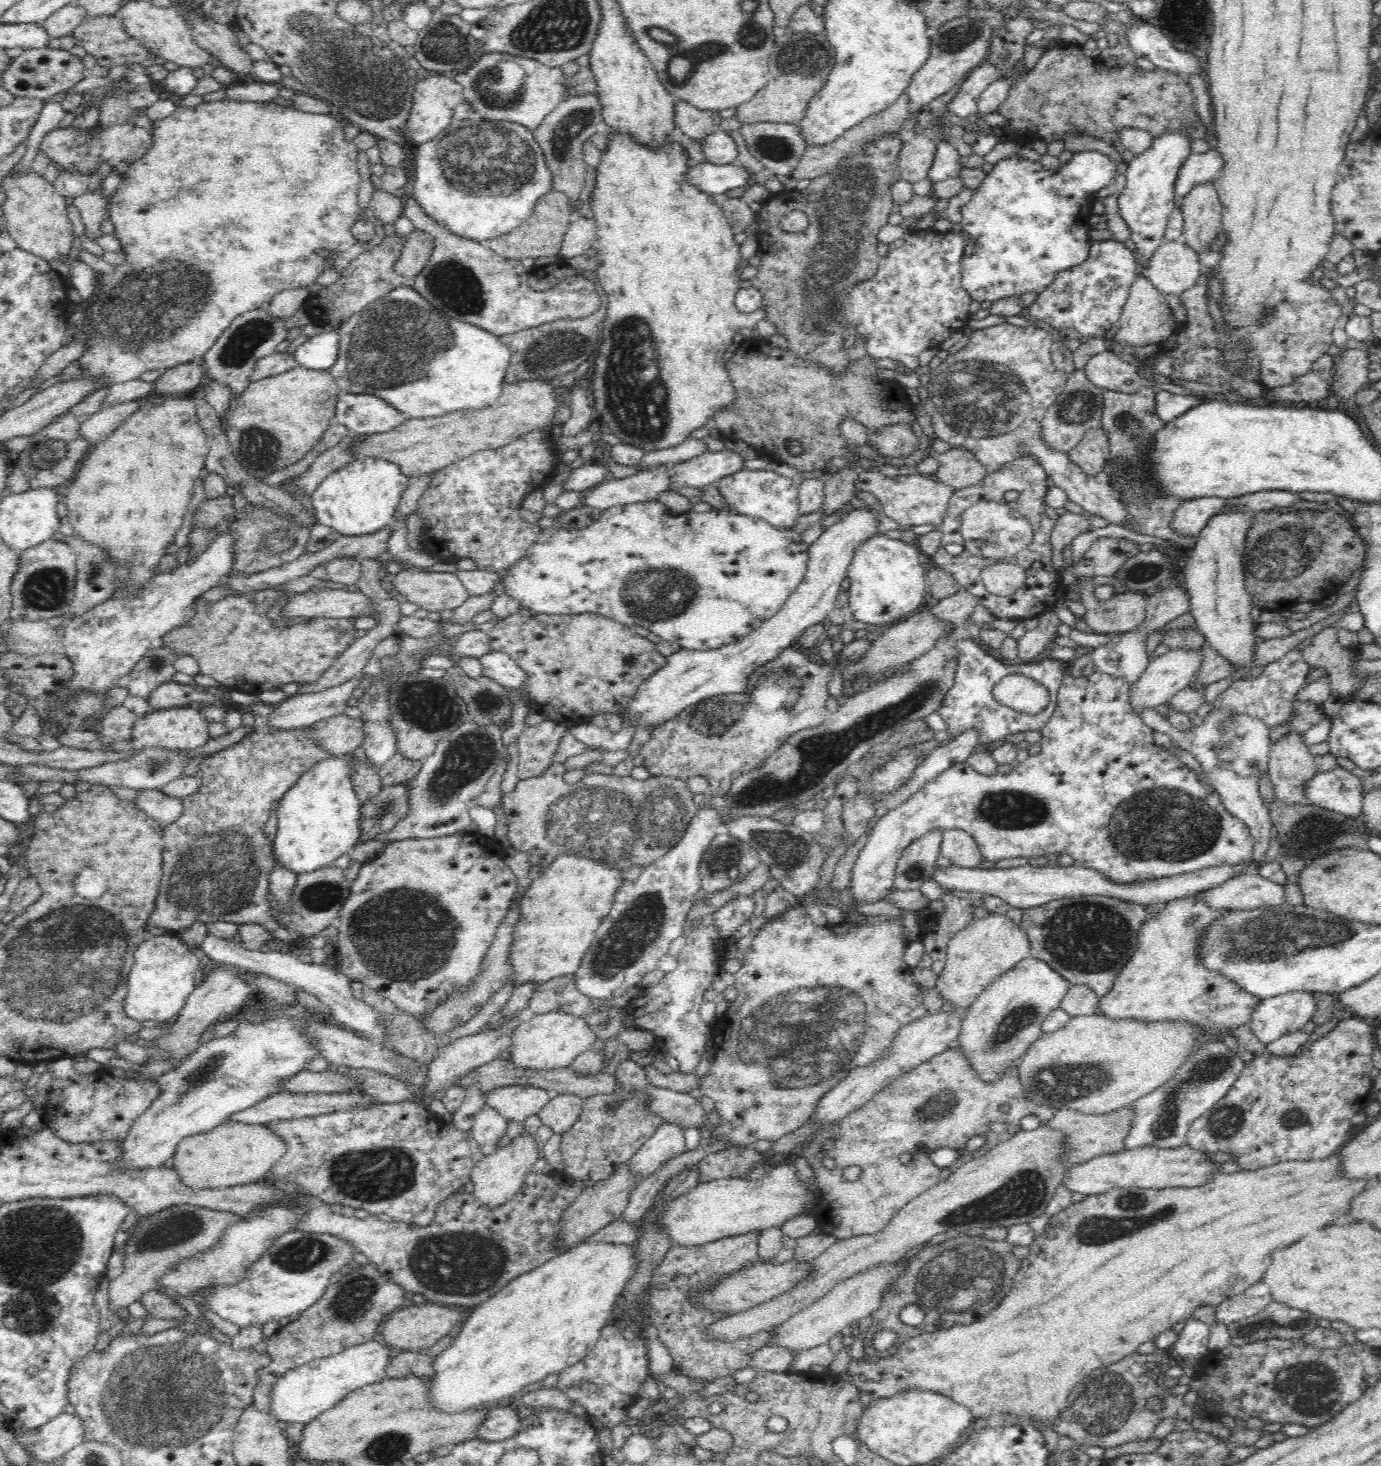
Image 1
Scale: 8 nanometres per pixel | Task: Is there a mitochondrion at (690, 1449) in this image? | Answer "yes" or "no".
no

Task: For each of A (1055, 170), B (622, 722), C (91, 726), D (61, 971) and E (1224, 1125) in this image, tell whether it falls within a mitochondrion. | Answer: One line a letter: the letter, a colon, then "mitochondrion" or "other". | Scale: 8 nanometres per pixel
A: other
B: other
C: other
D: mitochondrion
E: mitochondrion

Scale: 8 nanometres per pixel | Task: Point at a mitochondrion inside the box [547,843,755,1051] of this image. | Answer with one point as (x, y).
(635, 931)

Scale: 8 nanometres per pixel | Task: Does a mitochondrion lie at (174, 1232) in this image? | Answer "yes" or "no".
yes

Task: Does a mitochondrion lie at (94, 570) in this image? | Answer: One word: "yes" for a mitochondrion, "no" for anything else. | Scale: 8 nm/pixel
yes

